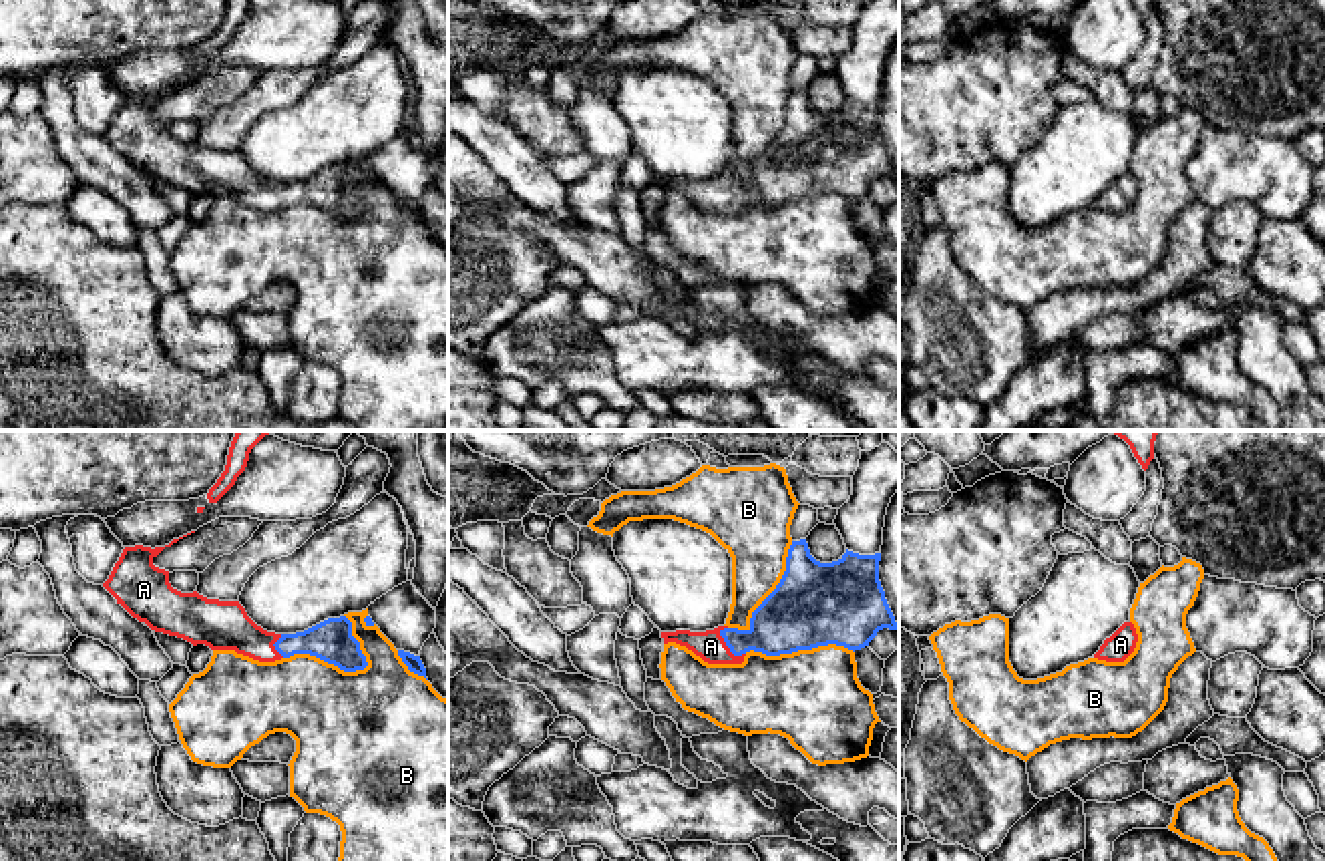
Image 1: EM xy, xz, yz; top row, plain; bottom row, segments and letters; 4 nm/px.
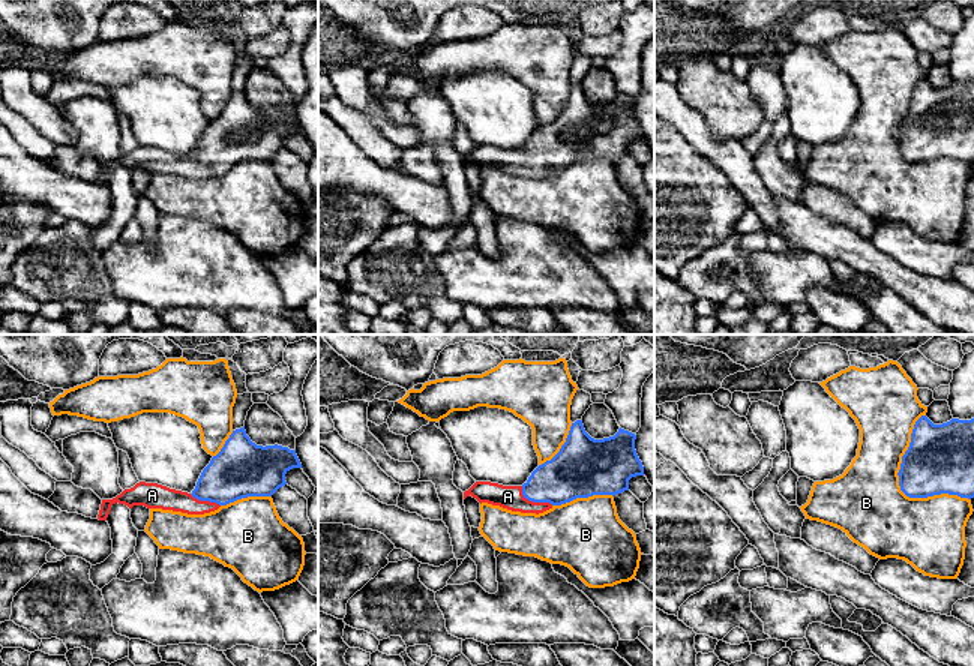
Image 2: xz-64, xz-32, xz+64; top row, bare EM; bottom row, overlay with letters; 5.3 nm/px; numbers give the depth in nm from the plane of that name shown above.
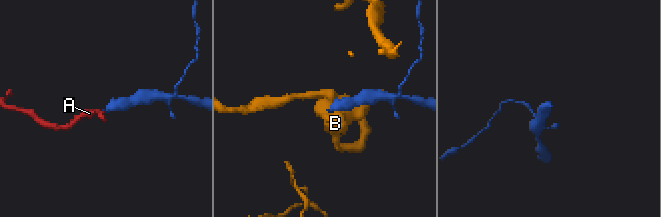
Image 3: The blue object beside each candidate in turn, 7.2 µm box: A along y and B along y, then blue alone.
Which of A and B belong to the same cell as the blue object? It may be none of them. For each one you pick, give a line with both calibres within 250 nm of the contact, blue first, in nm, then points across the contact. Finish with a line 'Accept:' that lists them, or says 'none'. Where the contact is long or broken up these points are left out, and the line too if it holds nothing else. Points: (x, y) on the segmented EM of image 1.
A: 240 nm thick on the blue side, 120 nm on the other; runs through xz (785, 622), (759, 638), (726, 644), (710, 646)
Accept: A

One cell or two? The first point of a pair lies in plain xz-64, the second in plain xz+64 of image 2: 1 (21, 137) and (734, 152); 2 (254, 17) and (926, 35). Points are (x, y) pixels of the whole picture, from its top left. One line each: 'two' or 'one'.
1: one
2: two

